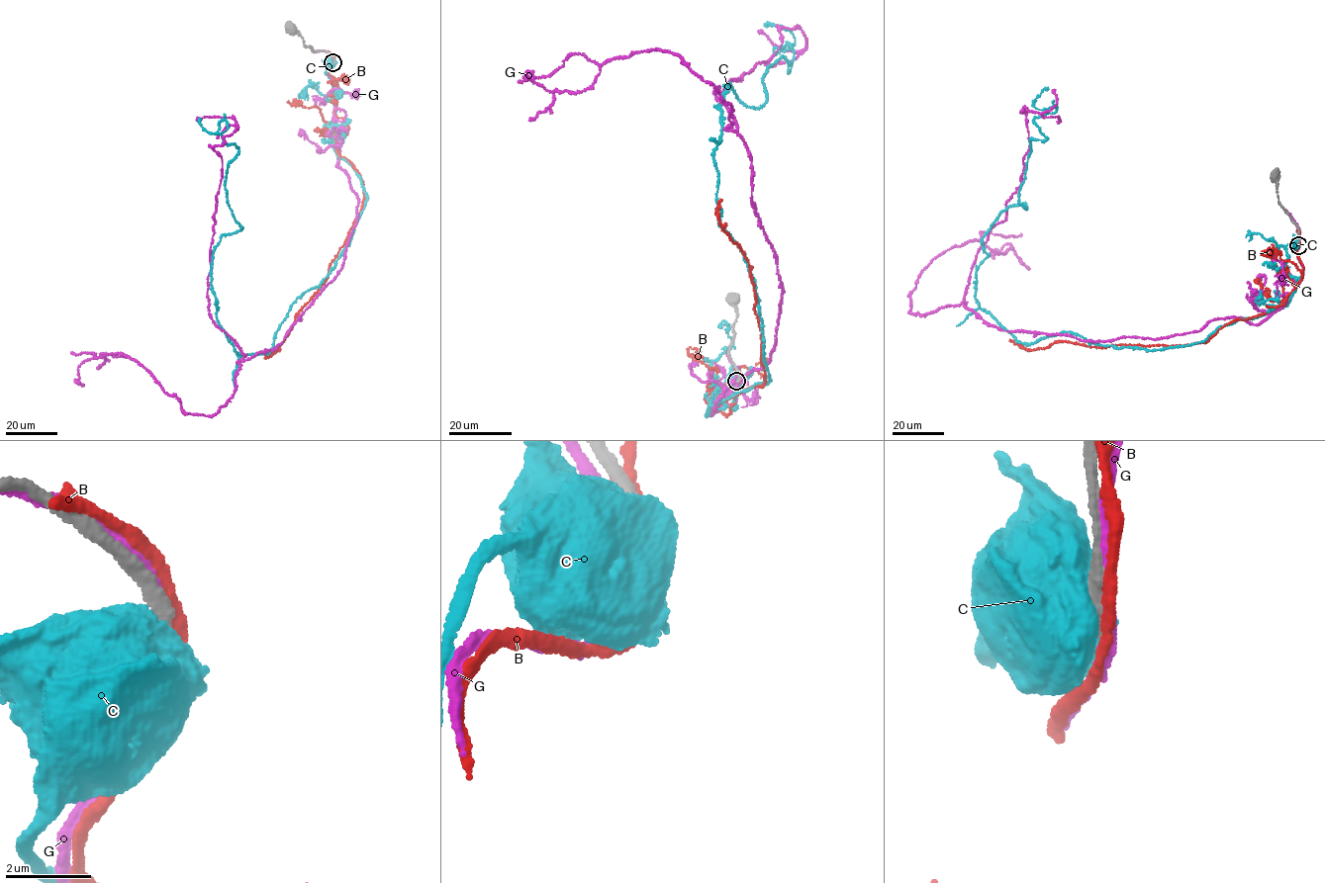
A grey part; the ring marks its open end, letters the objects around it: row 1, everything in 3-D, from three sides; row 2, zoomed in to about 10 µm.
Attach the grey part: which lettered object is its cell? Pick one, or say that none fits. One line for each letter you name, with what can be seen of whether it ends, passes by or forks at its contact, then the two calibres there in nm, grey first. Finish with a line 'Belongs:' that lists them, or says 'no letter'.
Belongs: no letter

